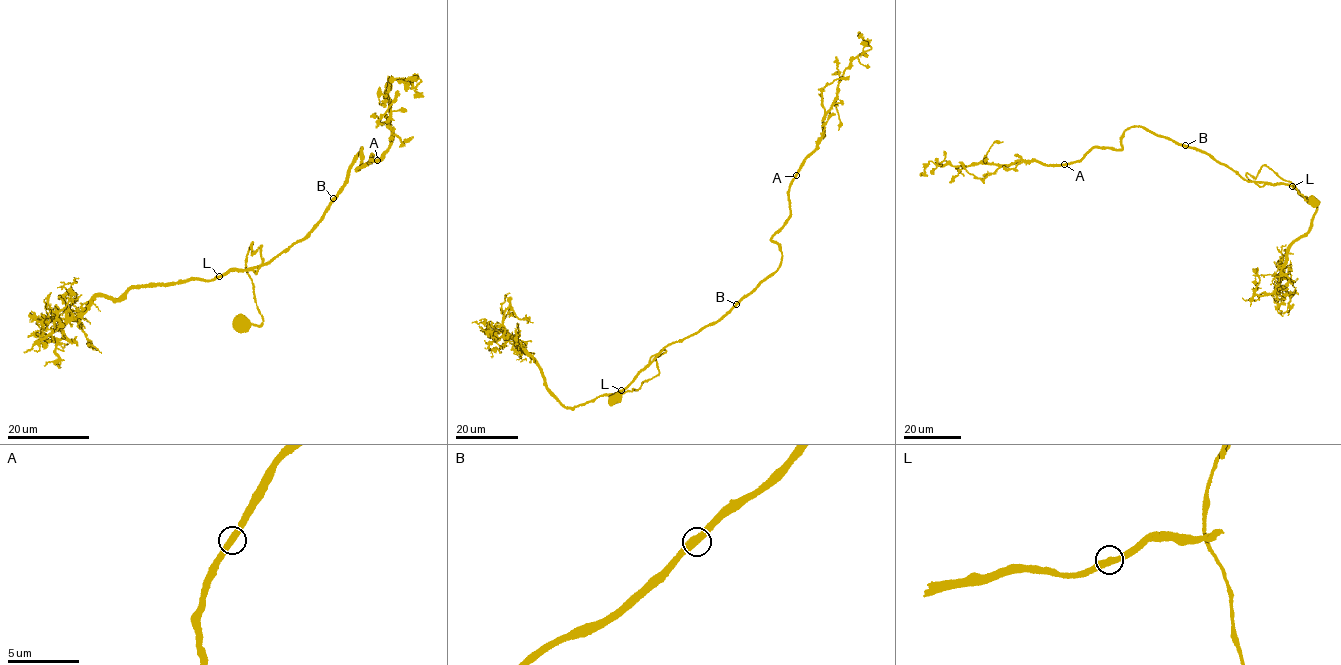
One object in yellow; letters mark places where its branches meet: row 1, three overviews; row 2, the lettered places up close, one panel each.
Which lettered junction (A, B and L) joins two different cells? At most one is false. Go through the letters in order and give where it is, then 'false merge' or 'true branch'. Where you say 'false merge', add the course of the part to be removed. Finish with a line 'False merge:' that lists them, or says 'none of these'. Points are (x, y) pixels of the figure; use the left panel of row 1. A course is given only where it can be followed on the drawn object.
A: at (377, 160); true branch
B: at (333, 198); true branch
L: at (219, 276); true branch
False merge: none of these

